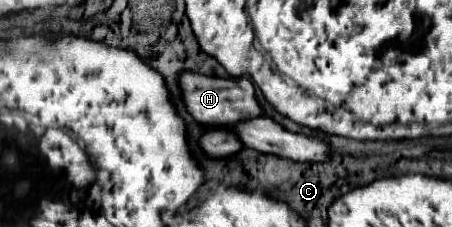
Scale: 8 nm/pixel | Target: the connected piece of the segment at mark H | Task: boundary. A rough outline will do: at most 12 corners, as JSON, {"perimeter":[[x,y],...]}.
{"perimeter":[[183,72],[187,112],[207,126],[263,116],[247,78]]}

